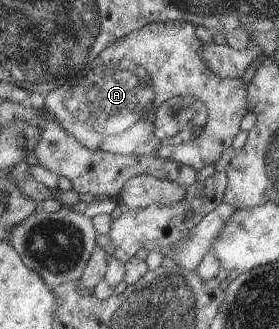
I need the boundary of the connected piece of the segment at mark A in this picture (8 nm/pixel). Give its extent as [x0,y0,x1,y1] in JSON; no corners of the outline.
[45,21,250,170]

